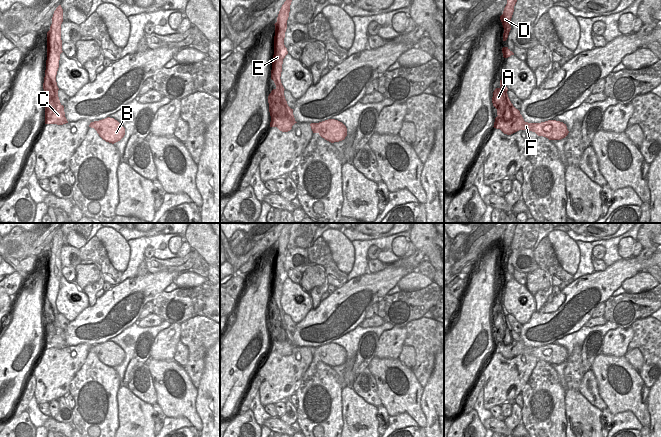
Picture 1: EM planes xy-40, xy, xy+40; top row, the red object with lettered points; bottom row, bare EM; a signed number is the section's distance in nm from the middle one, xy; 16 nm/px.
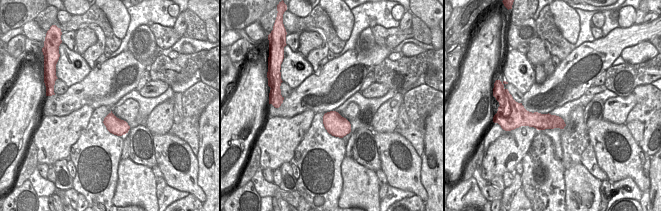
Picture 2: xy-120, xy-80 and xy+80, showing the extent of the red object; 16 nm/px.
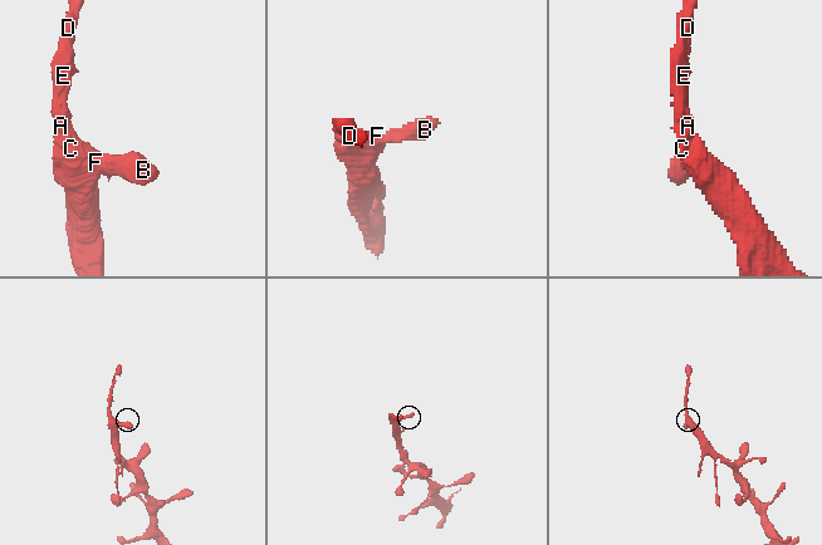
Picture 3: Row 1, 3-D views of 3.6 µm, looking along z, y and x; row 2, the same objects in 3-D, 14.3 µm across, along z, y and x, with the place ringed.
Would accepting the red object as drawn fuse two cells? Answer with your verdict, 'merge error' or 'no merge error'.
no merge error

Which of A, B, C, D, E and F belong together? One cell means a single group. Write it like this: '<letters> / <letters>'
A B C D E F

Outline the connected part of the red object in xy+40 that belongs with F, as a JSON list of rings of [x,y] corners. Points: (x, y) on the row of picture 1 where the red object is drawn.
[[[500,80],[500,87],[494,90],[492,97],[492,103],[497,109],[498,115],[495,118],[494,128],[500,129],[507,135],[511,135],[519,130],[529,130],[549,140],[561,140],[568,135],[569,131],[566,124],[560,121],[525,122],[520,111],[511,103],[507,91],[508,88],[504,80]]]

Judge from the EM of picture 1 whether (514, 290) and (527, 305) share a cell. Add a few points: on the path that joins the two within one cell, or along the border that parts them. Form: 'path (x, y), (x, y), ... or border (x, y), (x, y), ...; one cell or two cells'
path (514, 295), (522, 305); one cell

